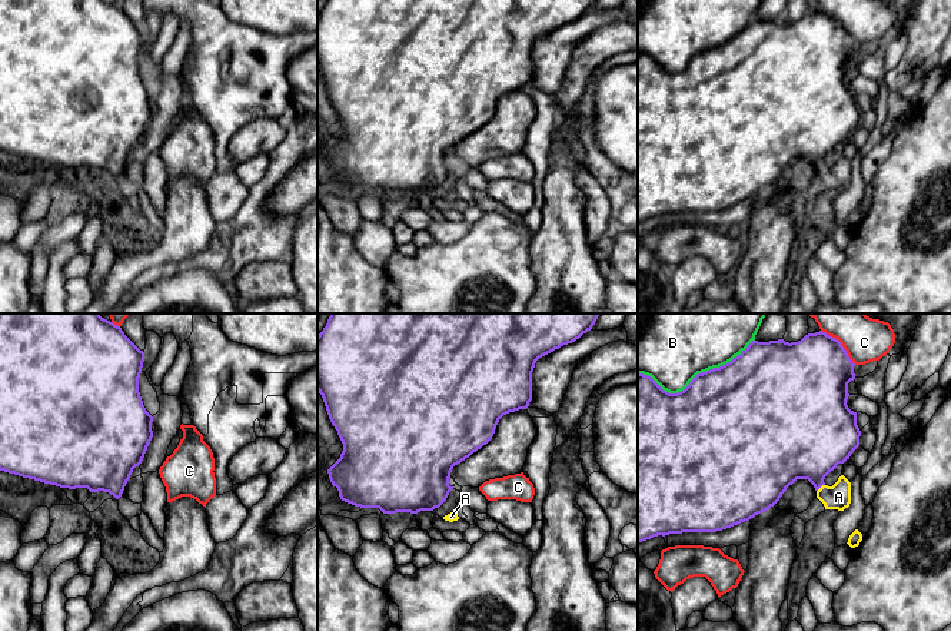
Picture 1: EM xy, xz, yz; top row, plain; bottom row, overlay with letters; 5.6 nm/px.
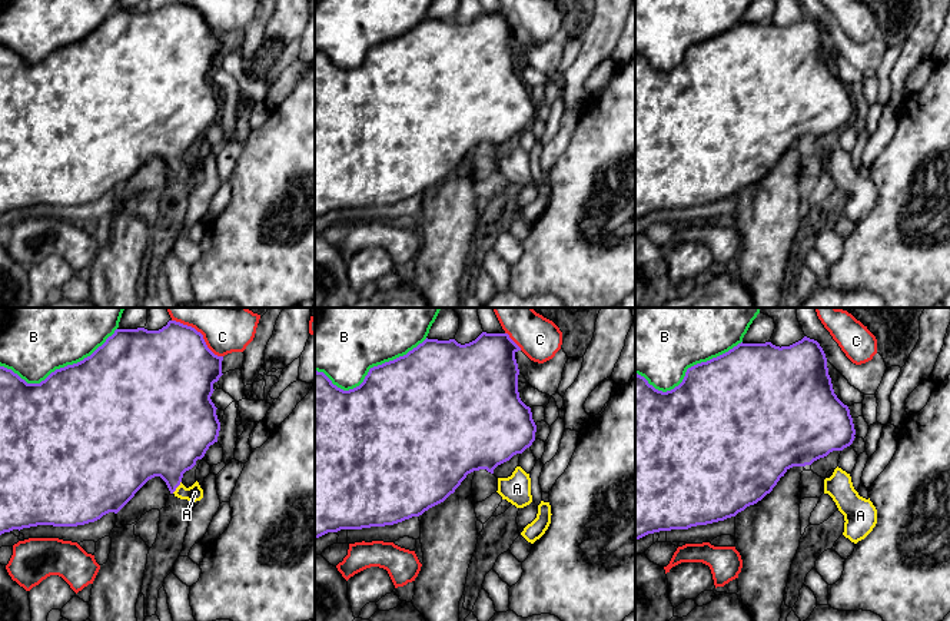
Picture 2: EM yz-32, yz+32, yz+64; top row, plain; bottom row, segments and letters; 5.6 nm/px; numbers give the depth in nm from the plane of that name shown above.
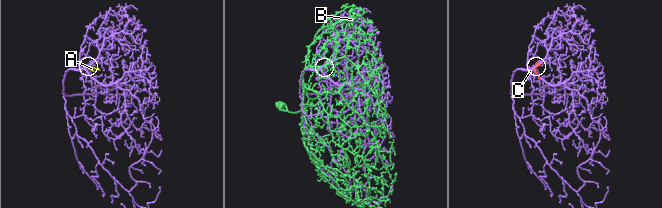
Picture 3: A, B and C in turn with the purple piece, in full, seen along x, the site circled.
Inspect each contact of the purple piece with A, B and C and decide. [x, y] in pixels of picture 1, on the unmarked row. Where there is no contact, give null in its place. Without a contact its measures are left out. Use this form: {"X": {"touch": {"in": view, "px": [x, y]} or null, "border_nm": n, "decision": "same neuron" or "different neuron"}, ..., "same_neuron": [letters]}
{"A": {"touch": {"in": "yz", "px": [820, 166]}, "border_nm": 60, "decision": "same neuron"}, "B": {"touch": {"in": "yz", "px": [695, 56]}, "border_nm": 700, "decision": "different neuron"}, "C": {"touch": {"in": "yz", "px": [841, 23]}, "border_nm": 280, "decision": "different neuron"}, "same_neuron": ["A"]}

